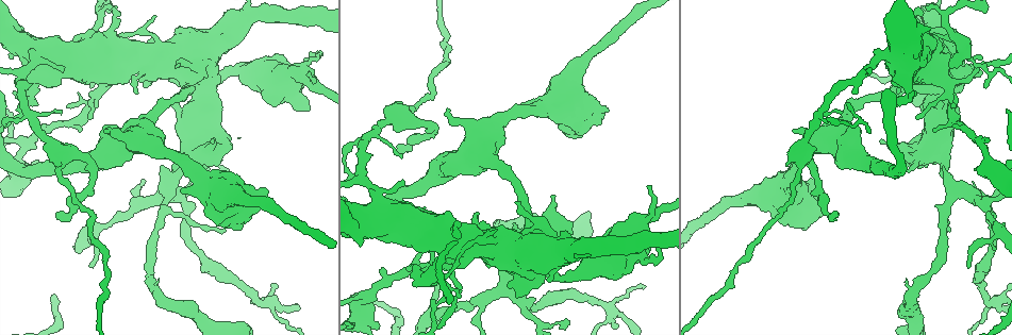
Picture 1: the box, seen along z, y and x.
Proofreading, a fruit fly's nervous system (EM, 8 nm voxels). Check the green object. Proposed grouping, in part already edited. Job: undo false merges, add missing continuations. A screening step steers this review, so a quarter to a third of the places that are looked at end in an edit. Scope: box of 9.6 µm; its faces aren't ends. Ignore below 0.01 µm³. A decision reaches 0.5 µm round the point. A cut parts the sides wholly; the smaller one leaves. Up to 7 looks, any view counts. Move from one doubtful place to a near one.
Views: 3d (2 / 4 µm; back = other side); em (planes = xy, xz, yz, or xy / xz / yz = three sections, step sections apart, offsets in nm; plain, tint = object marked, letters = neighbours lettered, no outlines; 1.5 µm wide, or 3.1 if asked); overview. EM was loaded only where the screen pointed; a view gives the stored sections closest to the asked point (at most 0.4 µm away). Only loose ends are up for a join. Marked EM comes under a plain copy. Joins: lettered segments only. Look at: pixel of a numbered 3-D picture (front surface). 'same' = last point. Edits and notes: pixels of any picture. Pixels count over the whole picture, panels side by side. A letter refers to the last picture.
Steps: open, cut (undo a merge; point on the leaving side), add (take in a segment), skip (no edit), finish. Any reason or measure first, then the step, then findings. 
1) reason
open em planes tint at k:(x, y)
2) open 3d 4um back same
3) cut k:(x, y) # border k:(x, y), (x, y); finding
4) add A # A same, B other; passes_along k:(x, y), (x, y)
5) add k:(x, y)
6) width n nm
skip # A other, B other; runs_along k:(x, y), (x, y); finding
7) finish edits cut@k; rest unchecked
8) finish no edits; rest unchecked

sharp bend
open 3d 4um at 1:(483, 241)

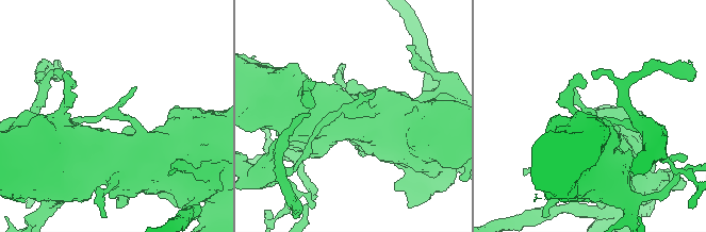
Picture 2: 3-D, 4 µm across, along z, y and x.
shape alone is not enough
open em planes tint at 2:(119, 117)

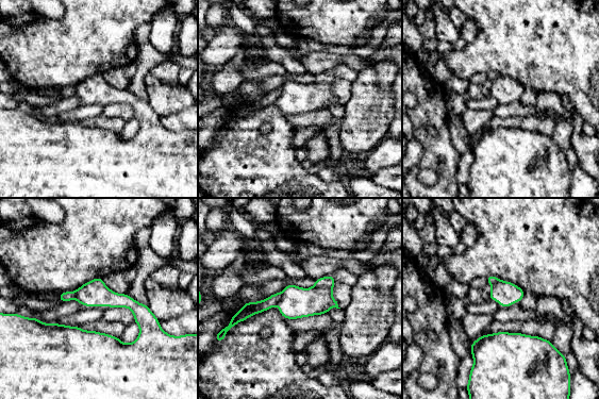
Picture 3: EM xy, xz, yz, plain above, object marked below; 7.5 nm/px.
open em planes letters same

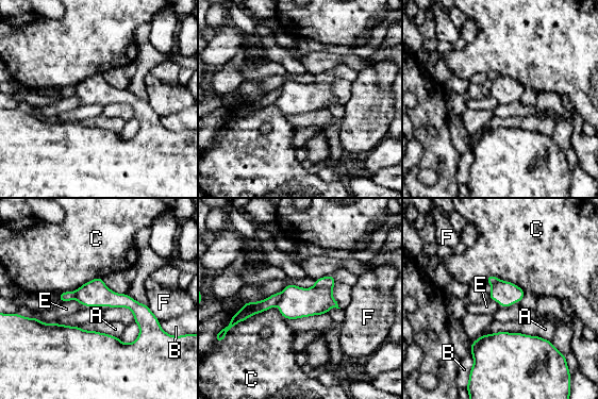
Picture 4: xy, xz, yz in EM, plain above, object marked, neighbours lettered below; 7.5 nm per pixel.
width 180 nm
cut 4:(250, 309) # A other, B other, C other, E other, F other; border 4:(281, 294), (277, 302); two neurons meet here

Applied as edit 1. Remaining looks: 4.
redraw
open overview

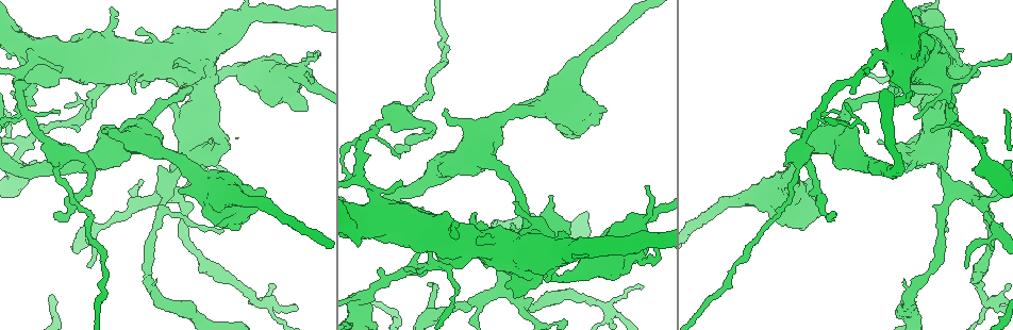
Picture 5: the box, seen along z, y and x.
two arms in line, one across
open em planes tint at 5:(817, 110)

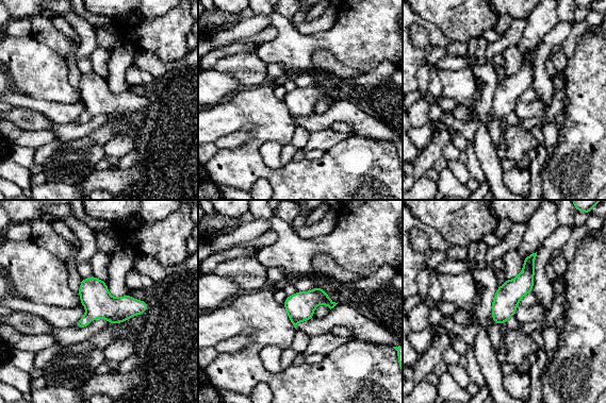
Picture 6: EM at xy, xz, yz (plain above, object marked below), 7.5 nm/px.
what lies round it
open em planes letters same

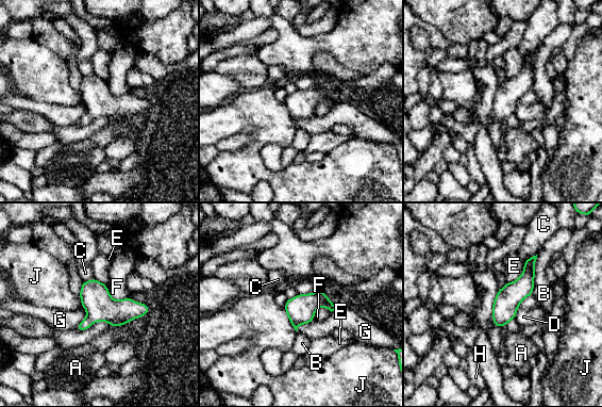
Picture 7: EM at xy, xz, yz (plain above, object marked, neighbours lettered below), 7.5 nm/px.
skip # A other, B other, C other, D other, E other, F other, G other, H other, J other; runs_along 7:(533, 259), (525, 282), (496, 323); one neuron here

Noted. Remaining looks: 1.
finish edits cut@4; rest unchecked

